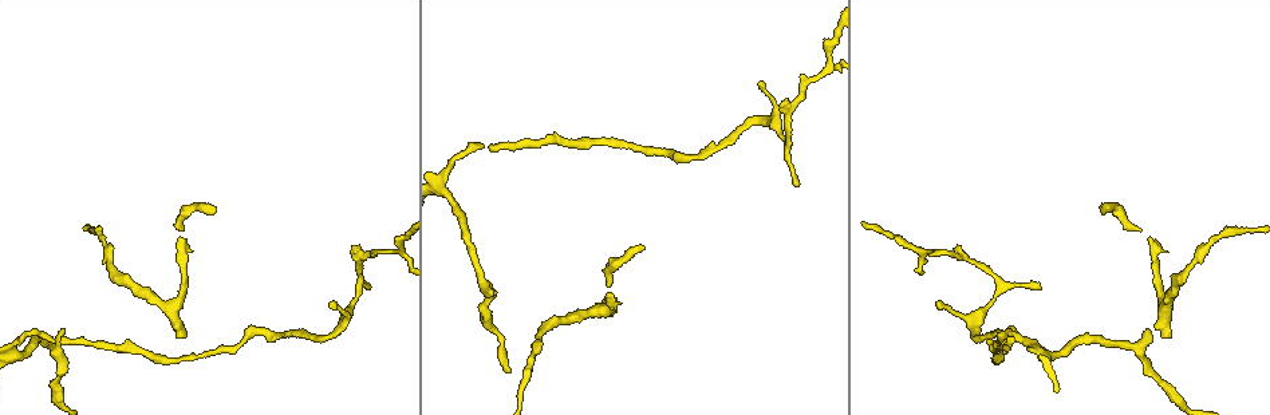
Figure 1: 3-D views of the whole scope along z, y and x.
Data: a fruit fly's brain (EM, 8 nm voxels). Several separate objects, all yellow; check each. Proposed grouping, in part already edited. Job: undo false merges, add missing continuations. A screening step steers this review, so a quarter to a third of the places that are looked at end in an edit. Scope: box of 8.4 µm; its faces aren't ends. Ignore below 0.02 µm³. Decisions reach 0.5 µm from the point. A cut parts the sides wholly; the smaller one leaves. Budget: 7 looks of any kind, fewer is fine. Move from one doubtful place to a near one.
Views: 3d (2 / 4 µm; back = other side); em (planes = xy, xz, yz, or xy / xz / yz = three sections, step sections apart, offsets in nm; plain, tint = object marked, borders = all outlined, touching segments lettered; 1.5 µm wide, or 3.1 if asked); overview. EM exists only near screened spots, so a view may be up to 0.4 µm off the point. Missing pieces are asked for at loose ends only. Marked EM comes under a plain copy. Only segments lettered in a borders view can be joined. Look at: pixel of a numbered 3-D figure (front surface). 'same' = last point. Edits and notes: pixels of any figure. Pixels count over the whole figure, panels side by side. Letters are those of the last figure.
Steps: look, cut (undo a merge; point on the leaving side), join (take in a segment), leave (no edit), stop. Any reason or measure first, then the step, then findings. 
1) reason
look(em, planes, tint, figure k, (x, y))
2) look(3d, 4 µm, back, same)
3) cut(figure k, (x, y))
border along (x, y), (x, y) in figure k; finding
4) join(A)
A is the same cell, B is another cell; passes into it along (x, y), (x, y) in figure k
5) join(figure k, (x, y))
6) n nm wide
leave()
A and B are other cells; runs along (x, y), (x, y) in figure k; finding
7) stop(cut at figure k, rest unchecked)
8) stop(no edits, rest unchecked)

branch stops here
look(em, xy, step 4, borders, figure 1, (758, 84))

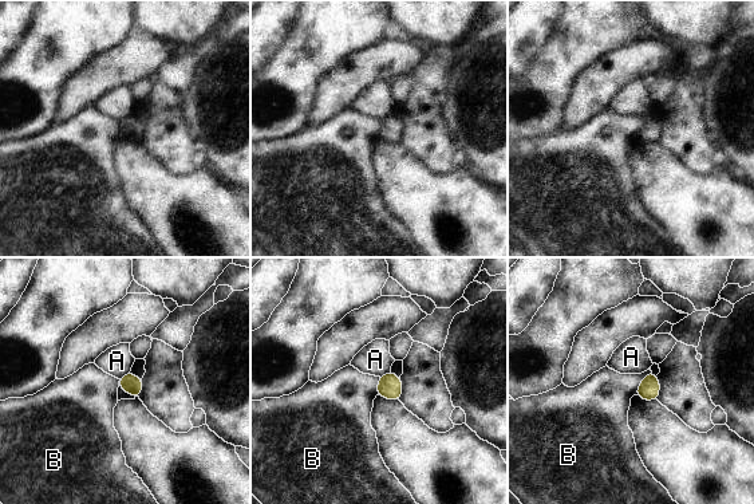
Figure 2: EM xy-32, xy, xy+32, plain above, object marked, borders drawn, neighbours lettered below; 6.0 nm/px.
leave()
A and B are other cells; border along (651, 371), (644, 375), (635, 394) in figure 2; no lettered segment goes on from it

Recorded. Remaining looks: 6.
tapers out
look(3d, 2 µm, figure 1, (491, 293))

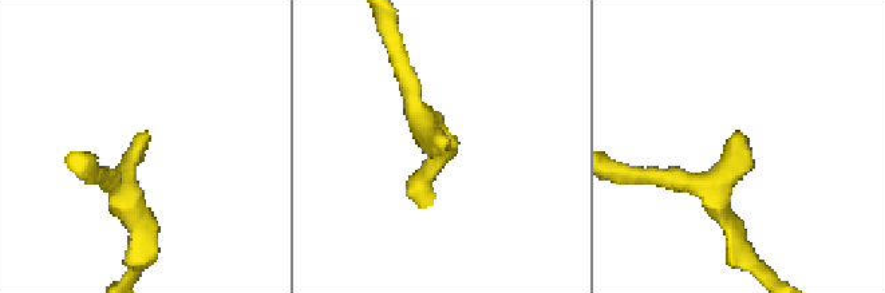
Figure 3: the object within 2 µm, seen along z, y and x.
look(em, planes, borders, figure 3, (738, 130))

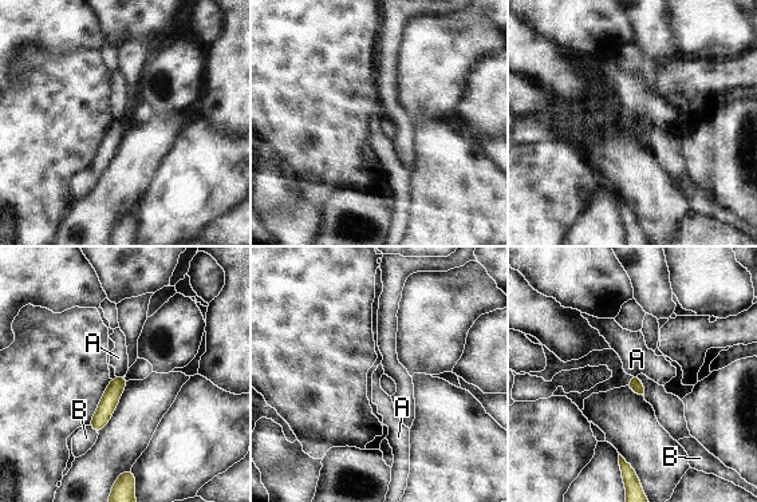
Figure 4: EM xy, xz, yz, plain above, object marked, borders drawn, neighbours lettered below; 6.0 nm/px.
90 nm wide; B touches over 90 nm
leave()
A and B are other cells; no lettered segment goes on from it

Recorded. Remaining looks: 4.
an open end
look(em, xz, step 4, tint, figure 1, (184, 336))

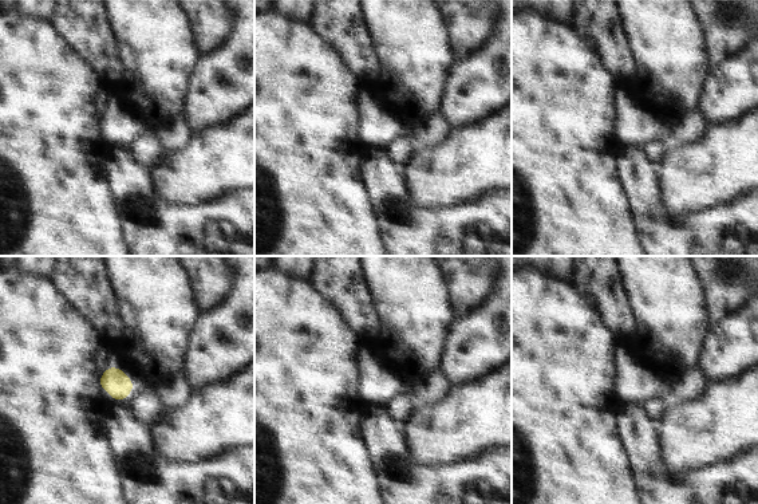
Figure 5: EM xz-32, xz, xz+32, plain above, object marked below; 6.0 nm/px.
look(em, planes, borders, same)

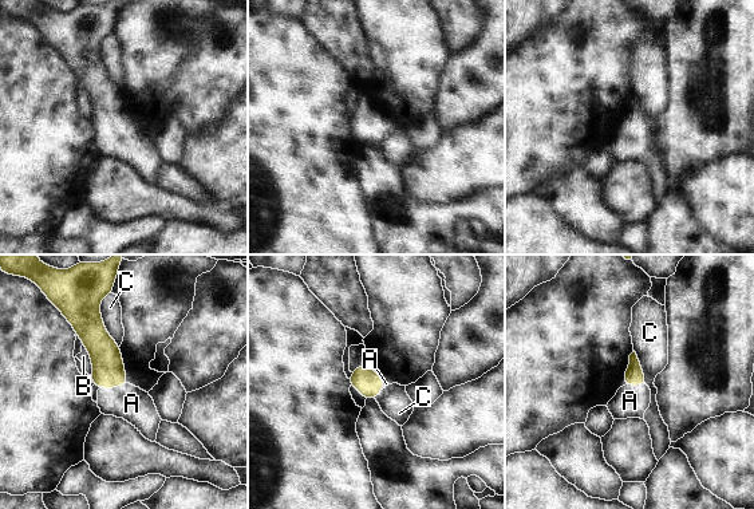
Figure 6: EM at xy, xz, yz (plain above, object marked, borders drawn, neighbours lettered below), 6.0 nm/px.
C touches over 340 nm
join(A)
A is the same cell, B and C are other cells; passes into it along (109, 371), (114, 387), (131, 403) in figure 6; it goes on there

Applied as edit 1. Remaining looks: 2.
stop(join at figure 6, rest unchecked)

